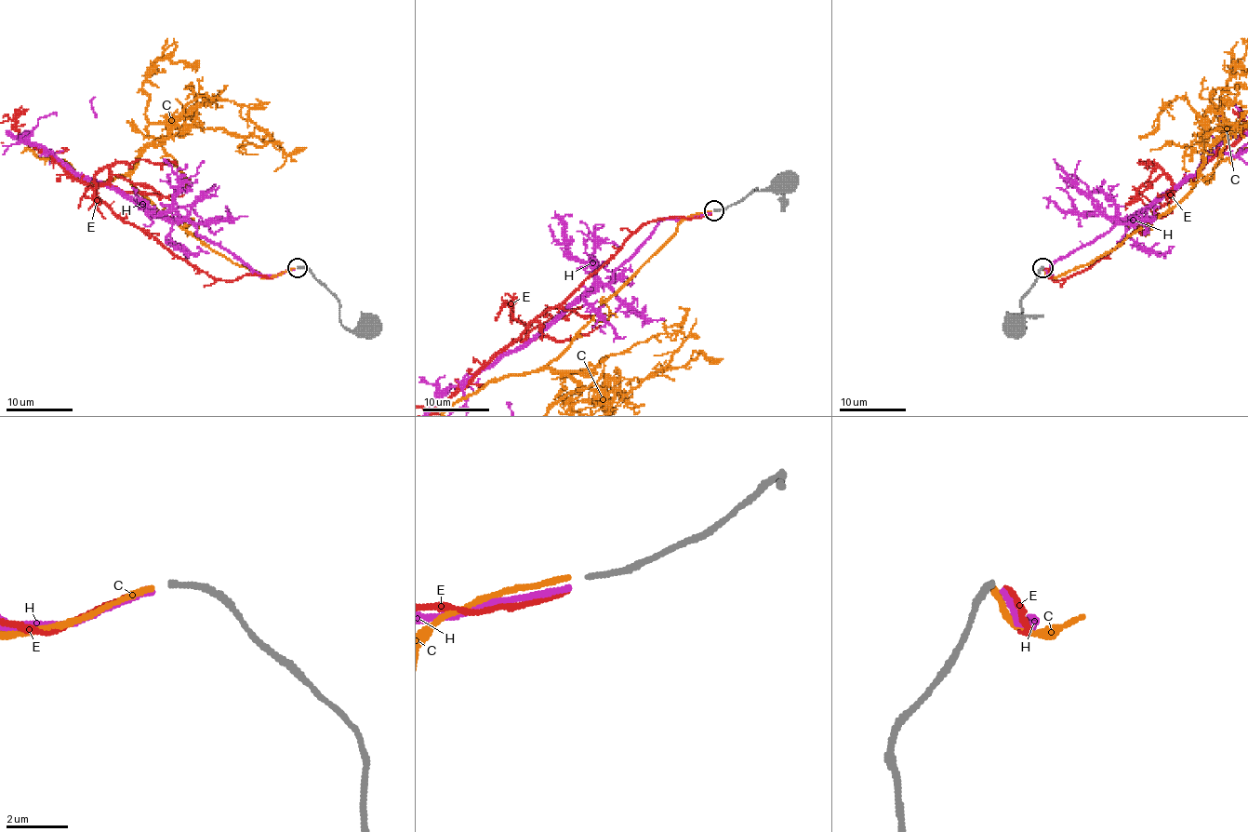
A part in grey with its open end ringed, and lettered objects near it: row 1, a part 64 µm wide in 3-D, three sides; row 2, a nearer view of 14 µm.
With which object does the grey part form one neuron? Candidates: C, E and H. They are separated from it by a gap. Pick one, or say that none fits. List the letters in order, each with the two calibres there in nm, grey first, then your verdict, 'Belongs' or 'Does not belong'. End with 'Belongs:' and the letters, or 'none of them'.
C: Thickness 190 nm (grey) against 180 nm. Belongs
E: Thickness 190 nm (grey) against 160 nm. Does not belong
H: Thickness 190 nm (grey) against 200 nm. Does not belong
Belongs: C

